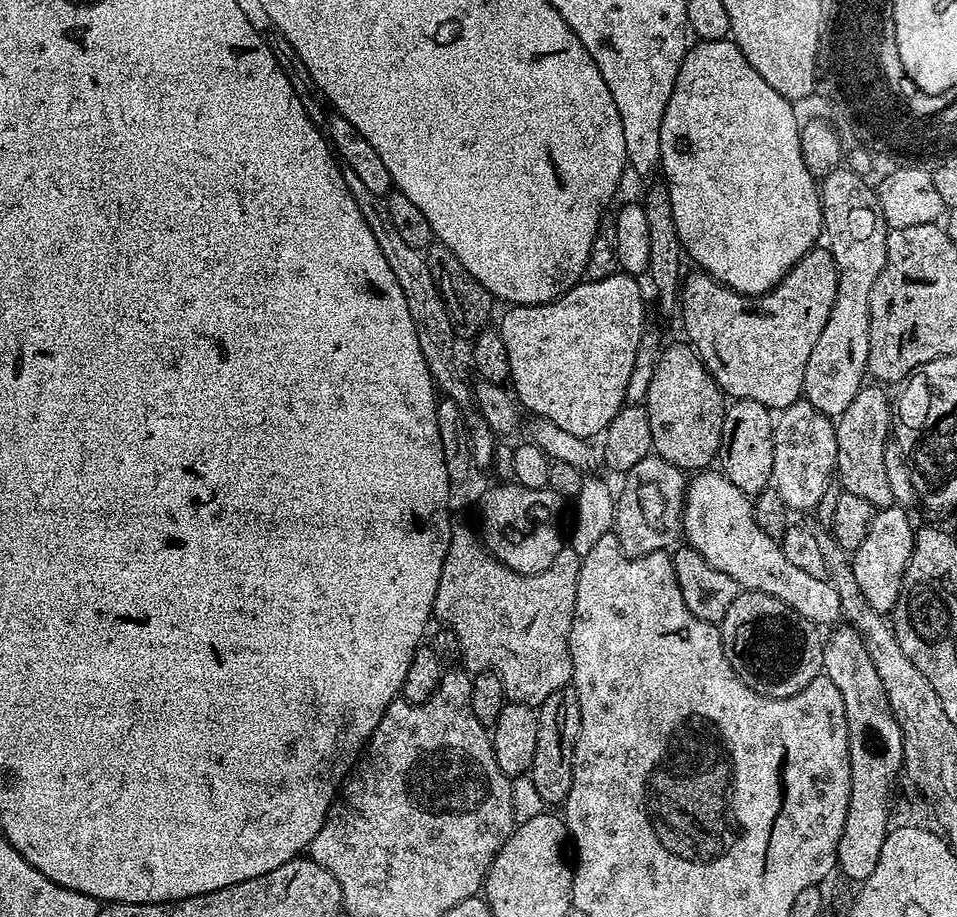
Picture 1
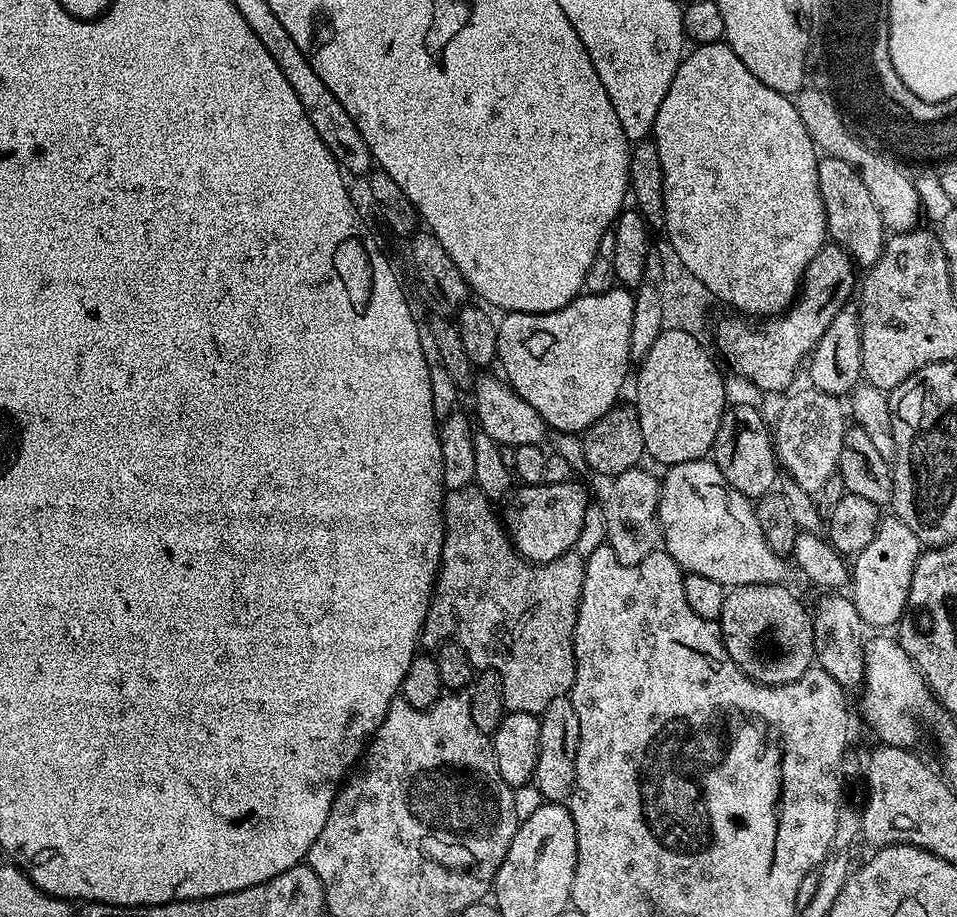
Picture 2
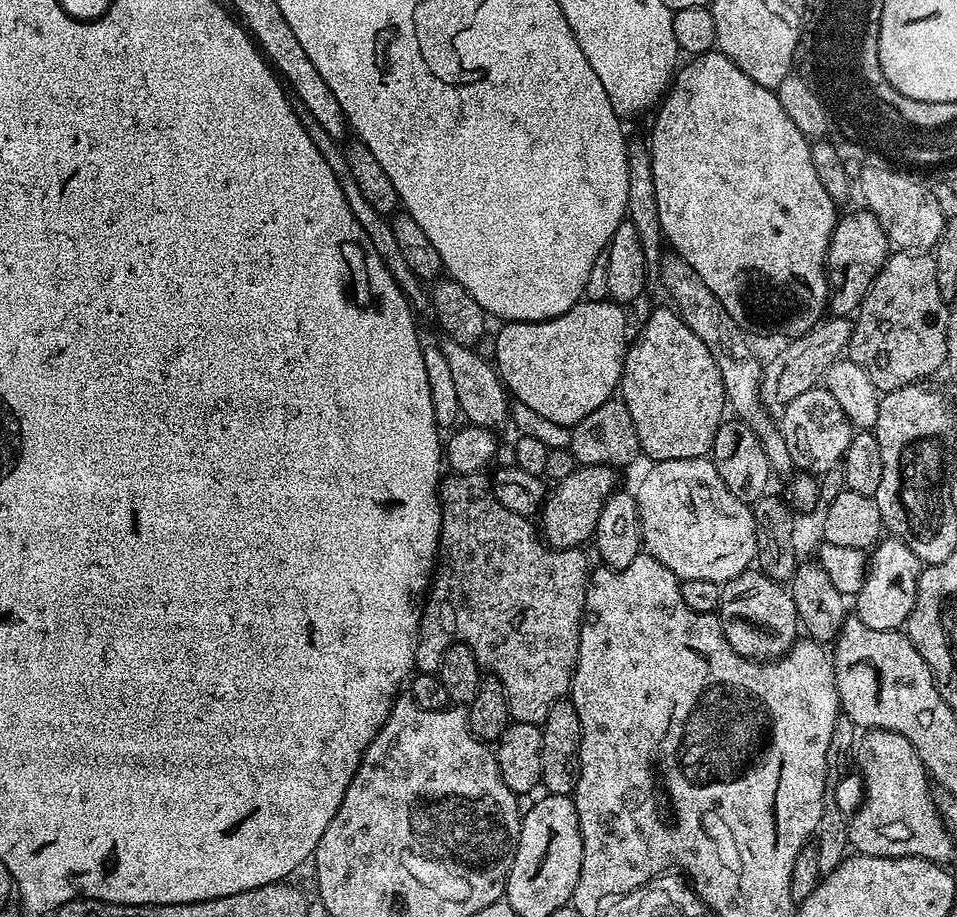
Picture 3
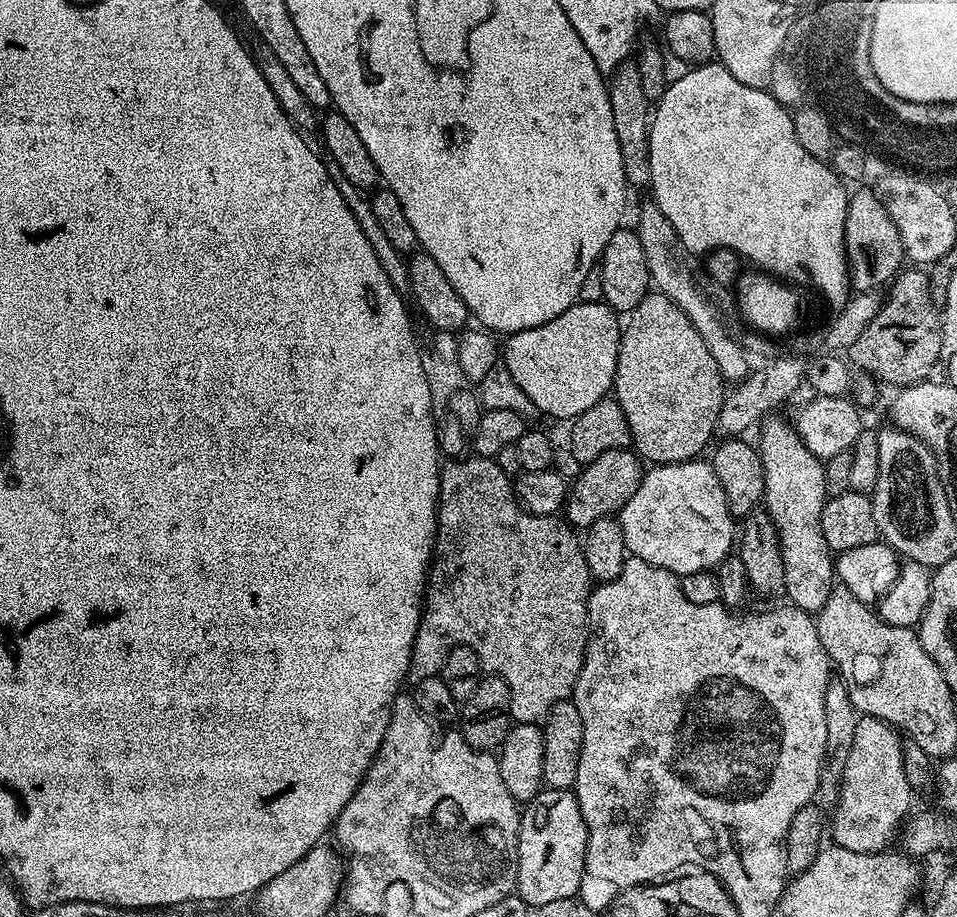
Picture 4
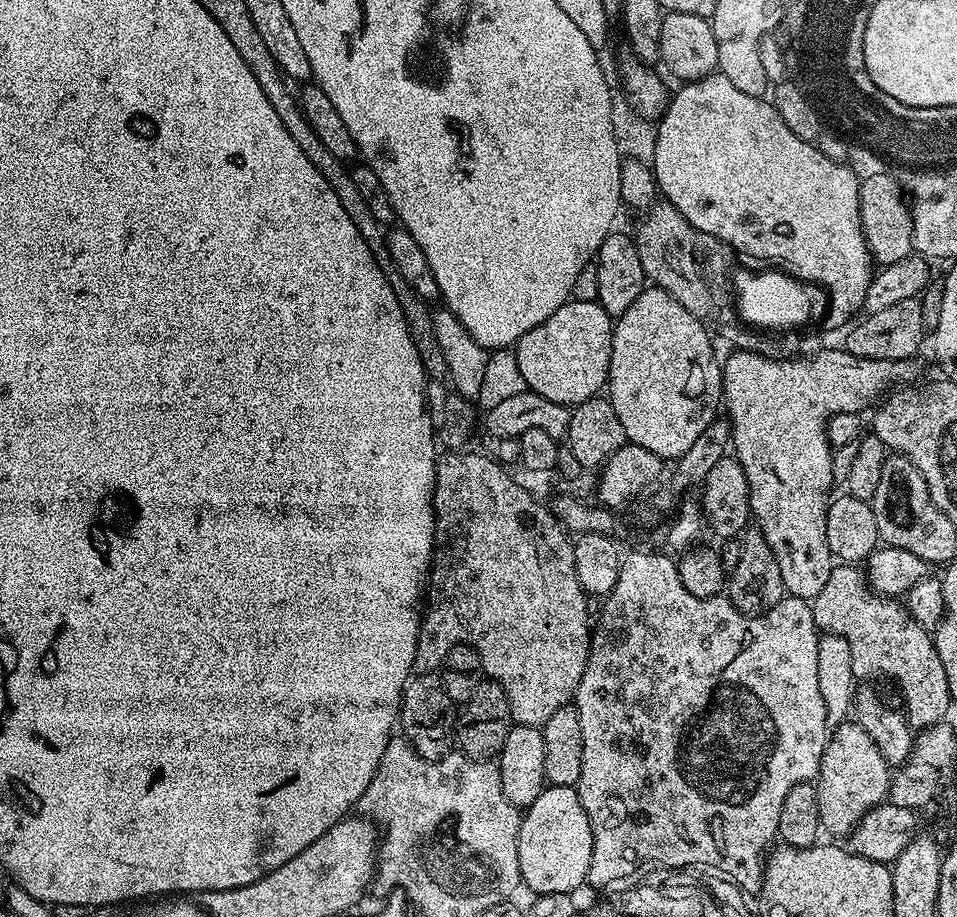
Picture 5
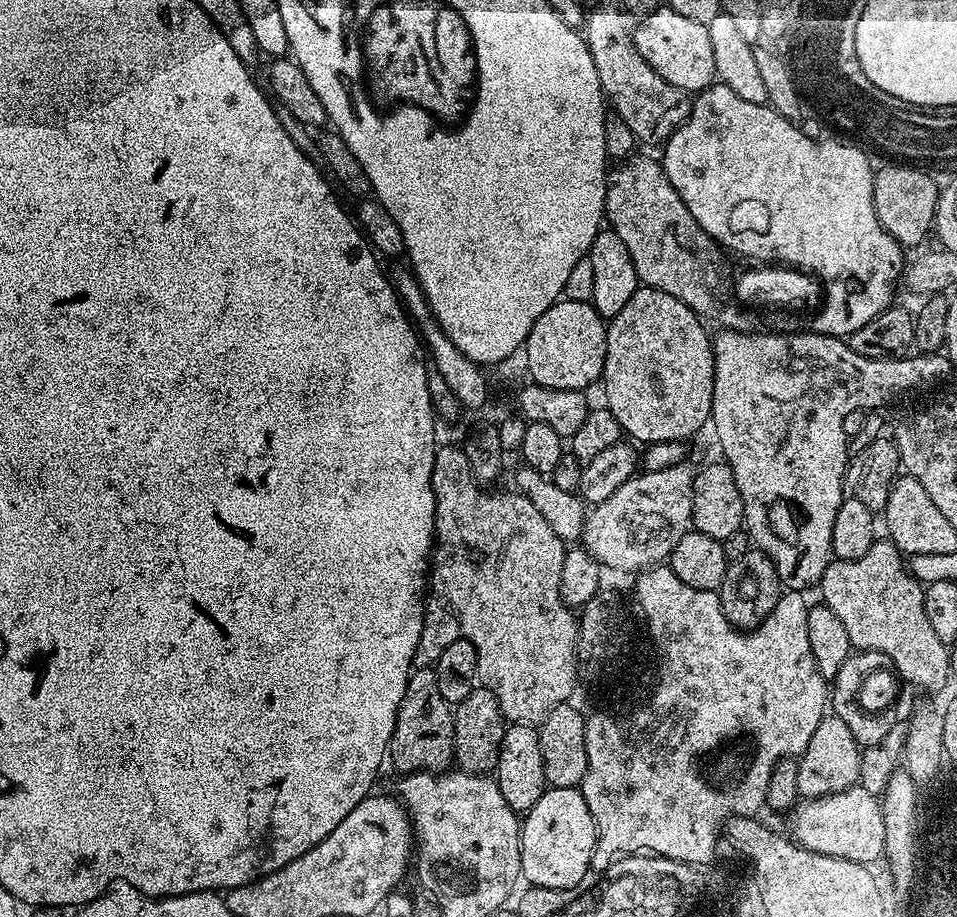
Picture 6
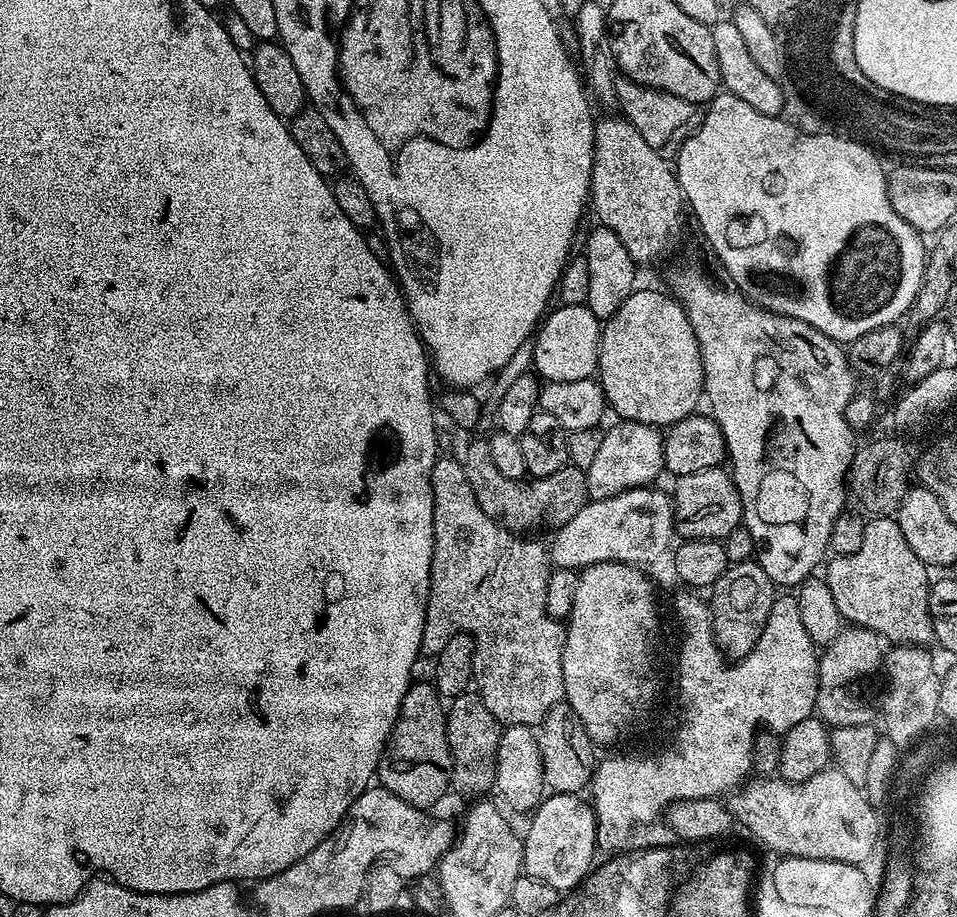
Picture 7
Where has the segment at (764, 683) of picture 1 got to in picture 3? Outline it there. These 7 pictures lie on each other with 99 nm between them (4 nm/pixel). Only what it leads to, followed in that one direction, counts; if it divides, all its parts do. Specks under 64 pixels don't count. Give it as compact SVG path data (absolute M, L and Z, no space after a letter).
M747 570L722 584L720 590L720 628L726 642L738 655L747 660L771 662L786 655L798 639L798 621L795 615L776 616L780 612L780 588L761 570Z

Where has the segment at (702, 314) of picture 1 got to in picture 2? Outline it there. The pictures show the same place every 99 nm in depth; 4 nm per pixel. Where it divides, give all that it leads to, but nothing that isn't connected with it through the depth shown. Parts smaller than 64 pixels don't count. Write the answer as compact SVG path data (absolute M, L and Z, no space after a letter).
M831 242L825 243L823 250L810 258L810 266L806 266L804 279L798 289L798 295L792 301L792 307L783 316L773 316L759 321L760 324L752 332L753 321L740 314L728 314L725 320L716 324L716 348L715 351L724 355L723 363L733 368L740 376L745 376L756 388L764 392L787 393L793 387L792 379L796 371L801 371L802 365L811 357L813 348L826 334L826 326L834 322L834 314L838 314L853 299L858 288L858 276L856 280L857 265L854 263L848 251Z

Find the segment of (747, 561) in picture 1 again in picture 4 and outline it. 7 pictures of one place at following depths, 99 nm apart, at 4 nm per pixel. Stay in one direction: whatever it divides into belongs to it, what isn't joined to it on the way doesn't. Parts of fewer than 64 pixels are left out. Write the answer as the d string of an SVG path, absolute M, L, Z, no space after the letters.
M697 458L678 464L655 465L645 471L638 490L618 513L625 548L631 557L669 569L681 577L715 569L733 551L738 534L735 517L729 510L725 491L711 463L702 461Z

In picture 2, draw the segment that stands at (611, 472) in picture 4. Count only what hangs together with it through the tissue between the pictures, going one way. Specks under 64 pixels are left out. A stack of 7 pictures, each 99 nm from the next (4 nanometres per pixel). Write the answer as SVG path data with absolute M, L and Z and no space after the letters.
M575 479L561 484L529 484L521 487L511 497L506 528L512 537L516 551L531 564L549 564L562 554L573 551L578 536L583 530L584 520L590 511L589 489Z

